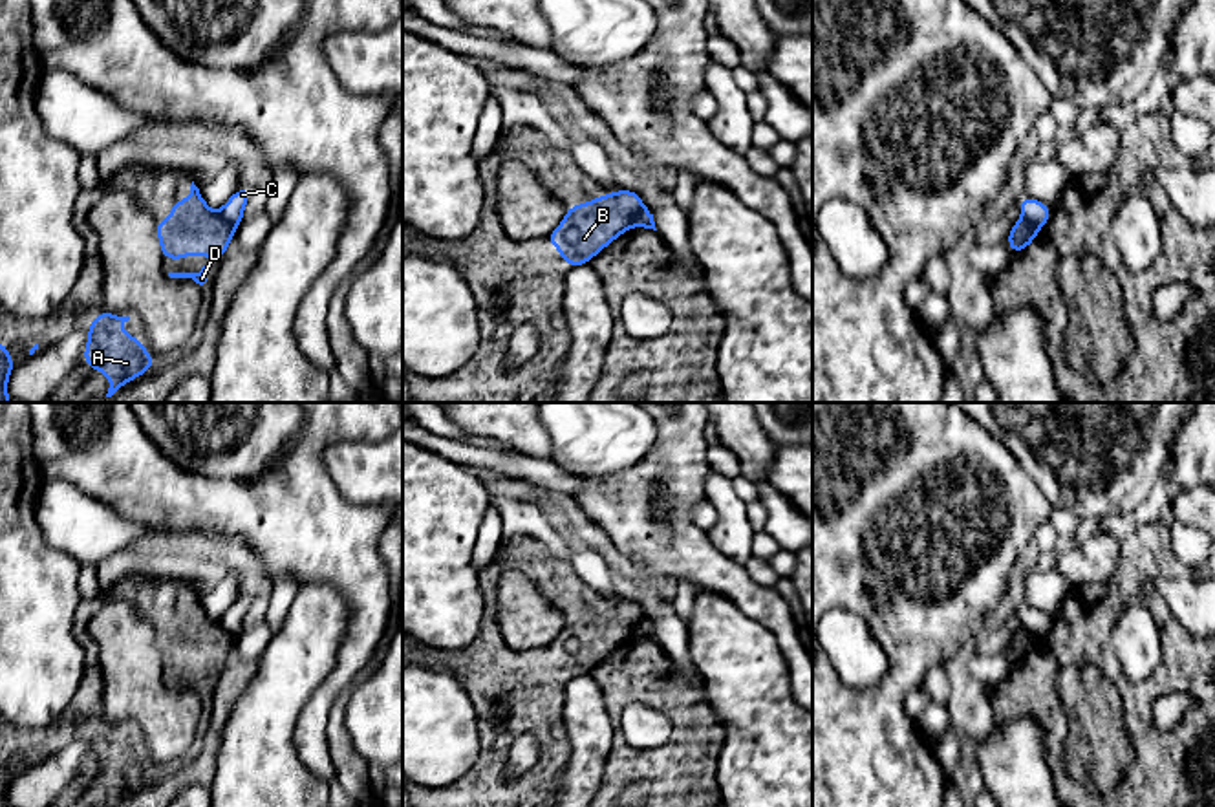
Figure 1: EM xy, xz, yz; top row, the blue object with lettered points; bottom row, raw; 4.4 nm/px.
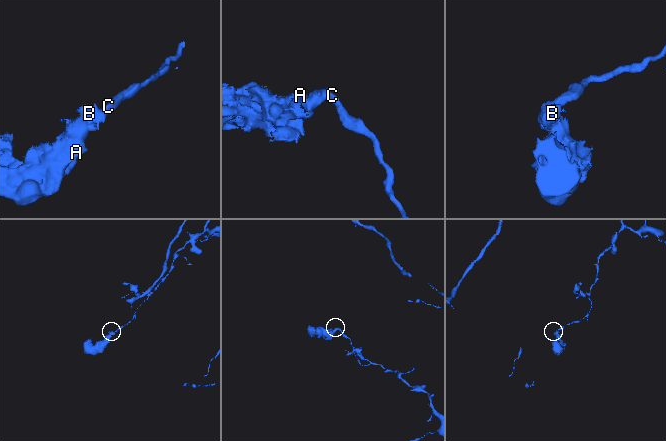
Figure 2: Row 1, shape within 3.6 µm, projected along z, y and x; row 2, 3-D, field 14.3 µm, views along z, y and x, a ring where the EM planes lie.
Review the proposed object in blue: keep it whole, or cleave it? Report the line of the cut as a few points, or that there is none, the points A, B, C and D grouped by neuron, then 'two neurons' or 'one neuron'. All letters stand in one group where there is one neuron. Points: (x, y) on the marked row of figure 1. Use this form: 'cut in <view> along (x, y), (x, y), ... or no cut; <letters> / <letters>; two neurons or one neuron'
cut in xy along (218, 213), (235, 227); A B D / C; two neurons

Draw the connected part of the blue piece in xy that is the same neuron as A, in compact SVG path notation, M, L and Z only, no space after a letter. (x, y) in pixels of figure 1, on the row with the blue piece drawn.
M99 311L95 320L88 324L88 342L84 359L90 370L101 370L110 379L106 397L112 397L121 386L146 373L156 359L146 351L137 337L121 331L130 317Z

